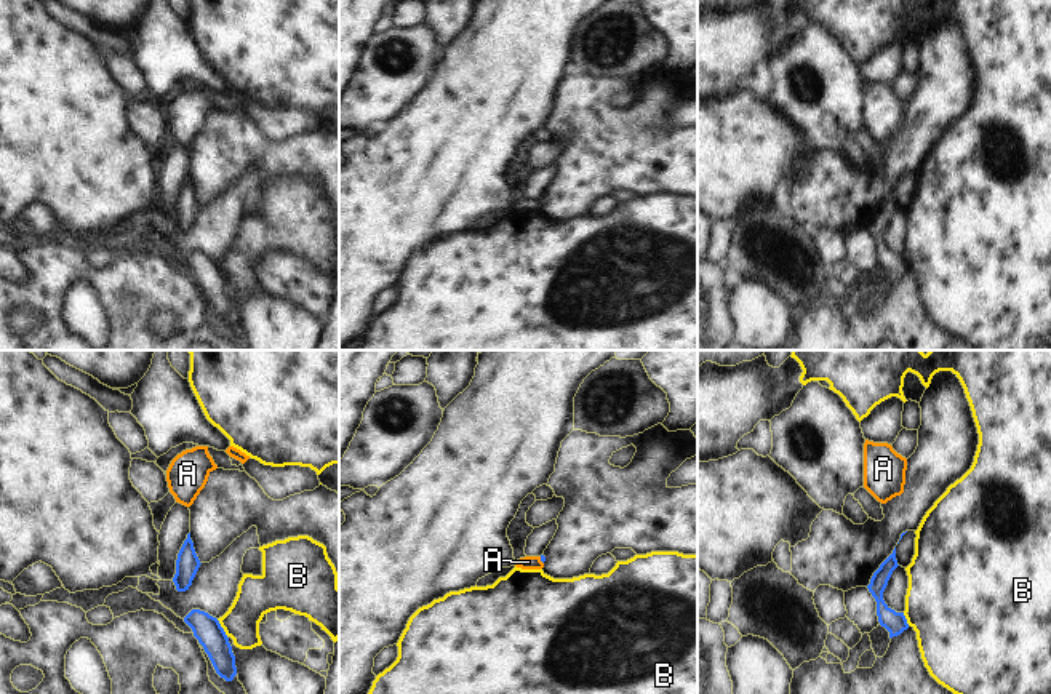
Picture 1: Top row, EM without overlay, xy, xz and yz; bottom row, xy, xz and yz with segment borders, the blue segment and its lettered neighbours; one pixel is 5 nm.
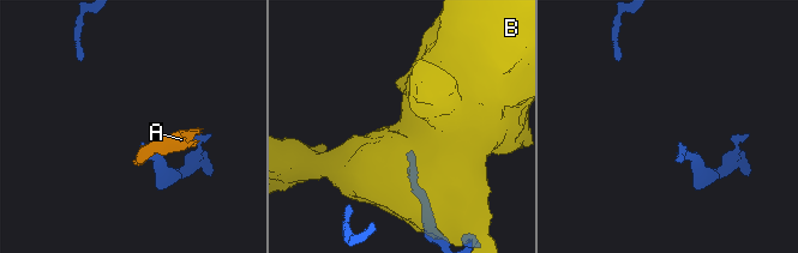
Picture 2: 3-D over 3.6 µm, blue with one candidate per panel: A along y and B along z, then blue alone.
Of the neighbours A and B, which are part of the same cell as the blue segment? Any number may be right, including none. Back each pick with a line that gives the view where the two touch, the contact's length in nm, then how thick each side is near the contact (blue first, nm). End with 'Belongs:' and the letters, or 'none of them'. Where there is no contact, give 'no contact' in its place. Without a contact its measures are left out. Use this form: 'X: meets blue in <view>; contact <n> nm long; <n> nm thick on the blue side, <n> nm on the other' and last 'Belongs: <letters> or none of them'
Belongs: none of them

